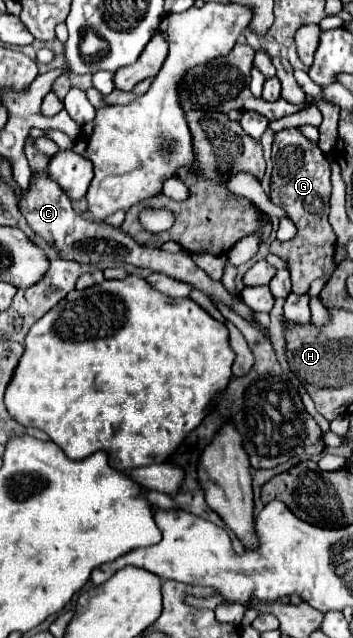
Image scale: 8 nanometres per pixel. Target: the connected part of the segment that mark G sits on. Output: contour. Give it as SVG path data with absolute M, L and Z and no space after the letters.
M287 128L275 134L273 140L273 176L271 202L287 210L297 226L297 236L289 242L271 242L271 252L289 264L293 292L309 292L309 284L321 276L333 274L335 262L335 234L327 222L327 200L331 194L331 166L321 148L309 142L297 128Z

